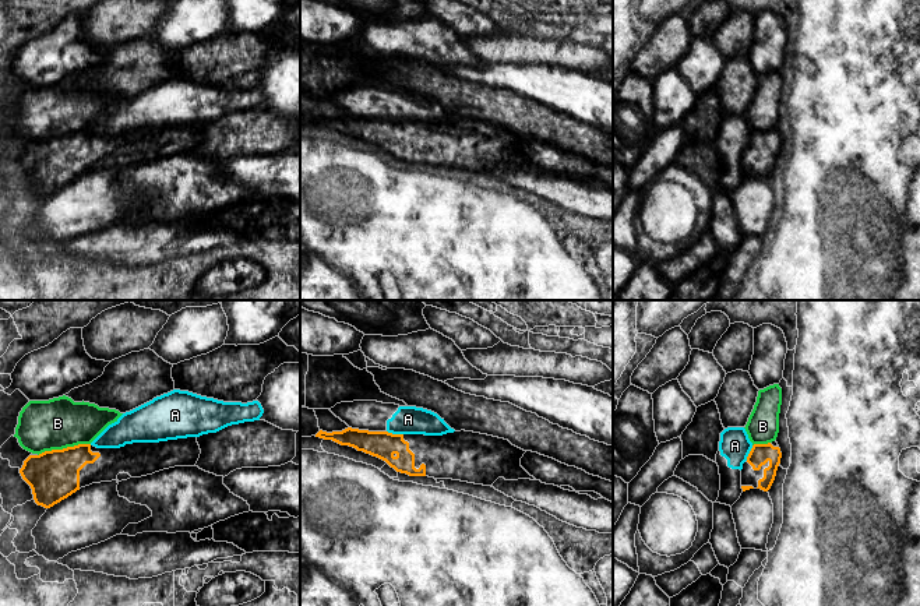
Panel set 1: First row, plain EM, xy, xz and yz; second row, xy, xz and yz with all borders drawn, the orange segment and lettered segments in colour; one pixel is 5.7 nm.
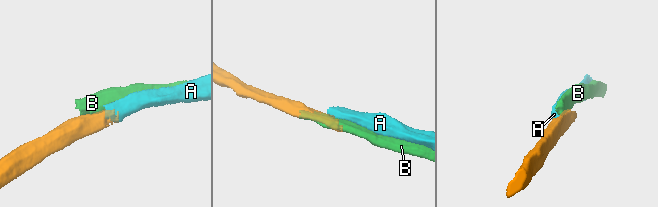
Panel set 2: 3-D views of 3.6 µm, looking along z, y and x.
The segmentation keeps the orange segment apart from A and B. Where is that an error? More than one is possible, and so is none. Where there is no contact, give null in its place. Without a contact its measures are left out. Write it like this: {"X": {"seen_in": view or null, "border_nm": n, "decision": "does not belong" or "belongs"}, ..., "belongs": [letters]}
{"A": {"seen_in": "xz", "border_nm": 100, "decision": "does not belong"}, "B": {"seen_in": "xy", "border_nm": 320, "decision": "does not belong"}, "belongs": []}

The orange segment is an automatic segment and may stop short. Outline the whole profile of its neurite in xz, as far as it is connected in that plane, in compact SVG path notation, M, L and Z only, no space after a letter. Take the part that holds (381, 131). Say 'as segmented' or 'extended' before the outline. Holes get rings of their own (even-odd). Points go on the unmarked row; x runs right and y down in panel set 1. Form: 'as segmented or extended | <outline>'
extended | M348 114L332 120L320 117L316 124L377 144L409 163L452 166L491 175L498 165L536 168L521 154L526 138L508 127L473 119L424 123Z

